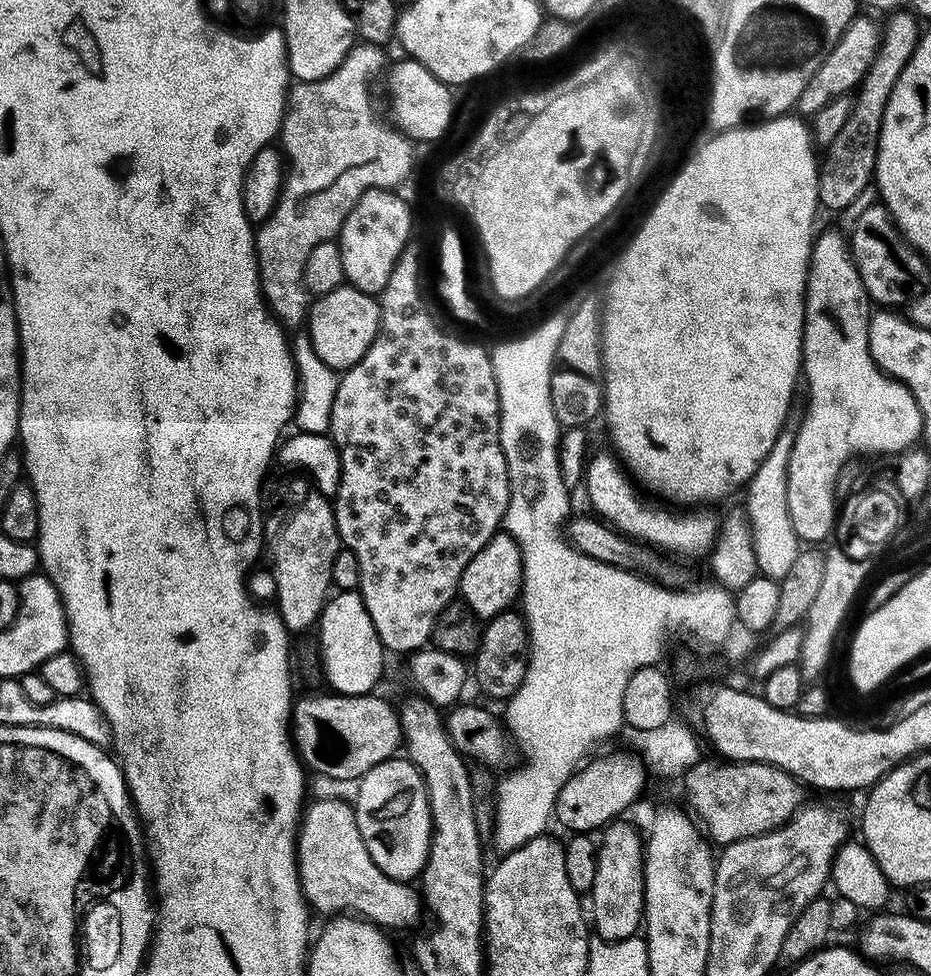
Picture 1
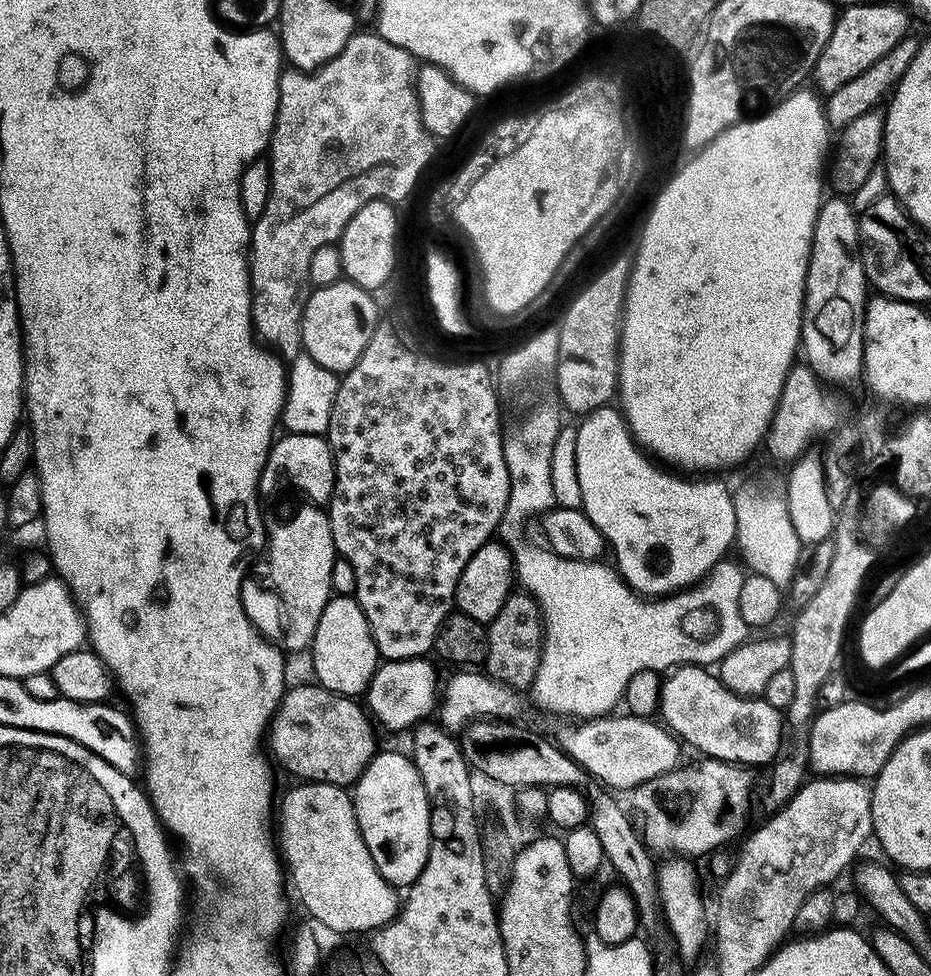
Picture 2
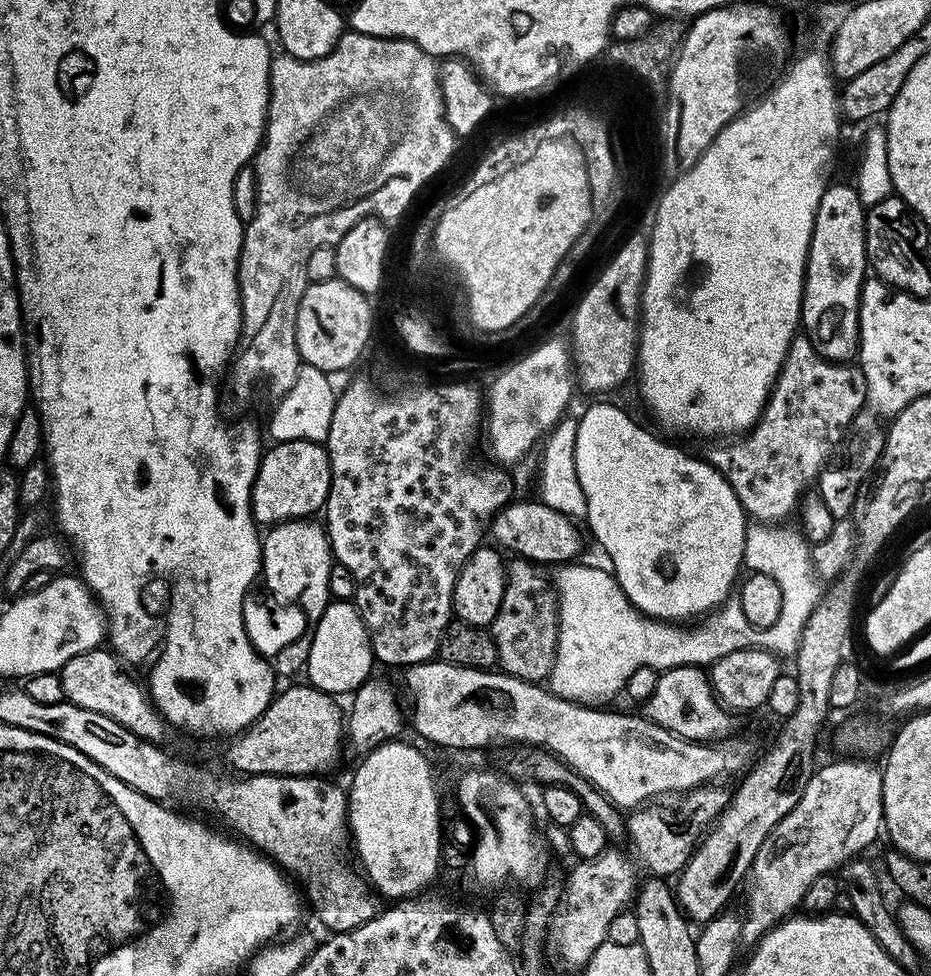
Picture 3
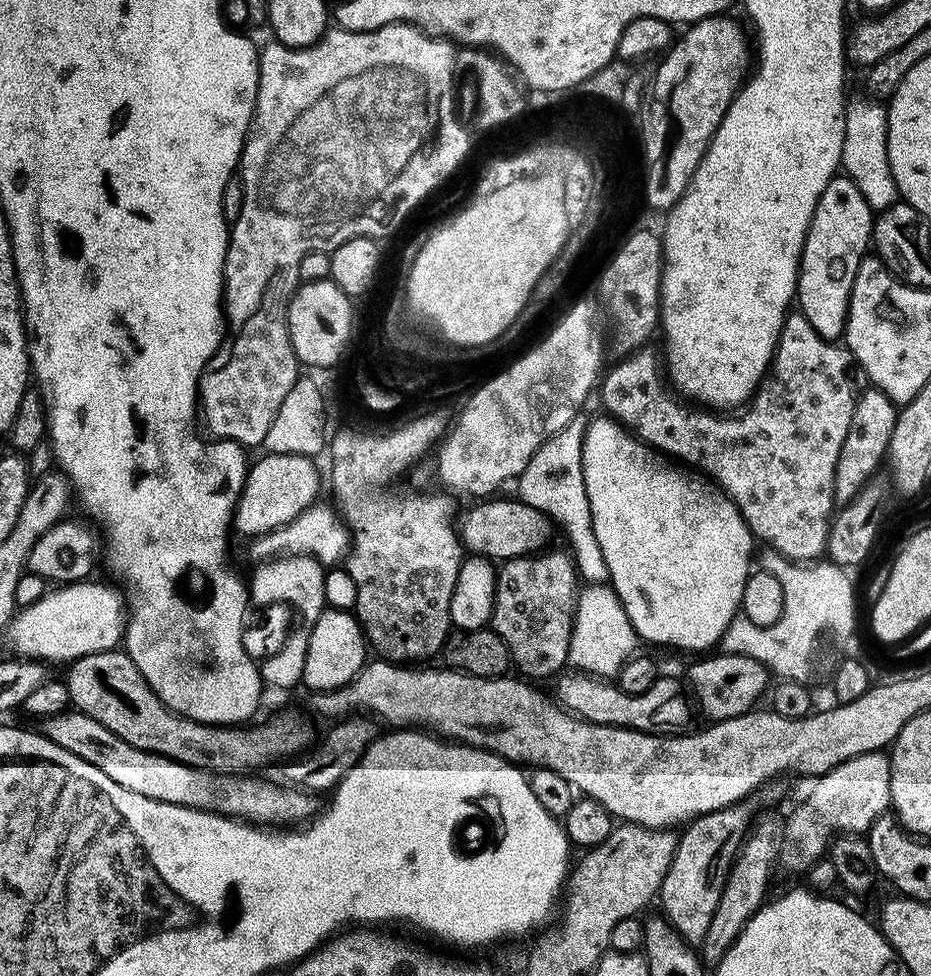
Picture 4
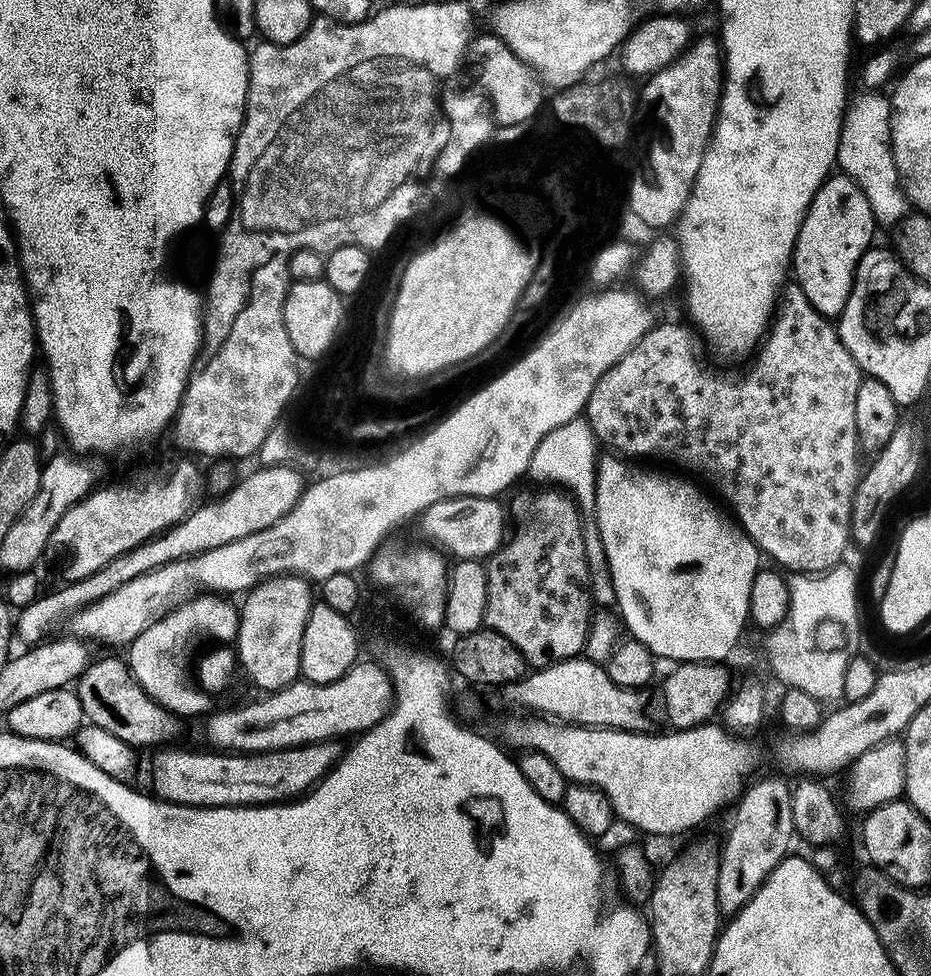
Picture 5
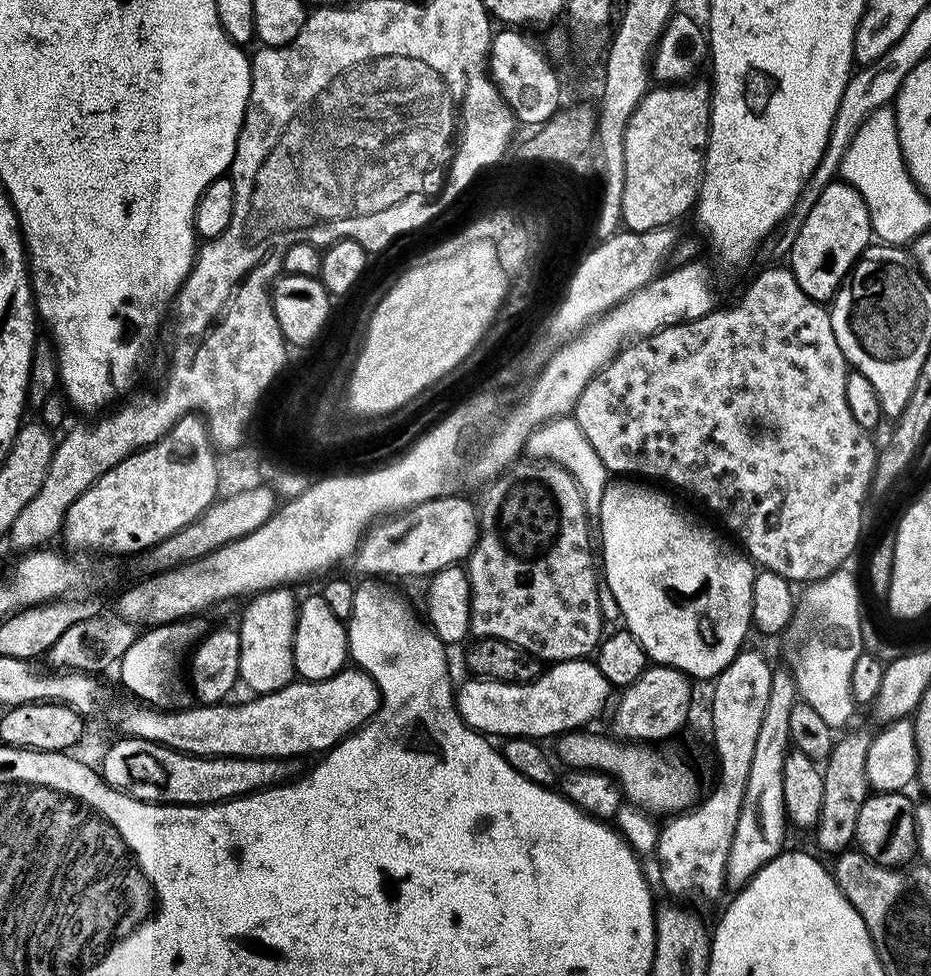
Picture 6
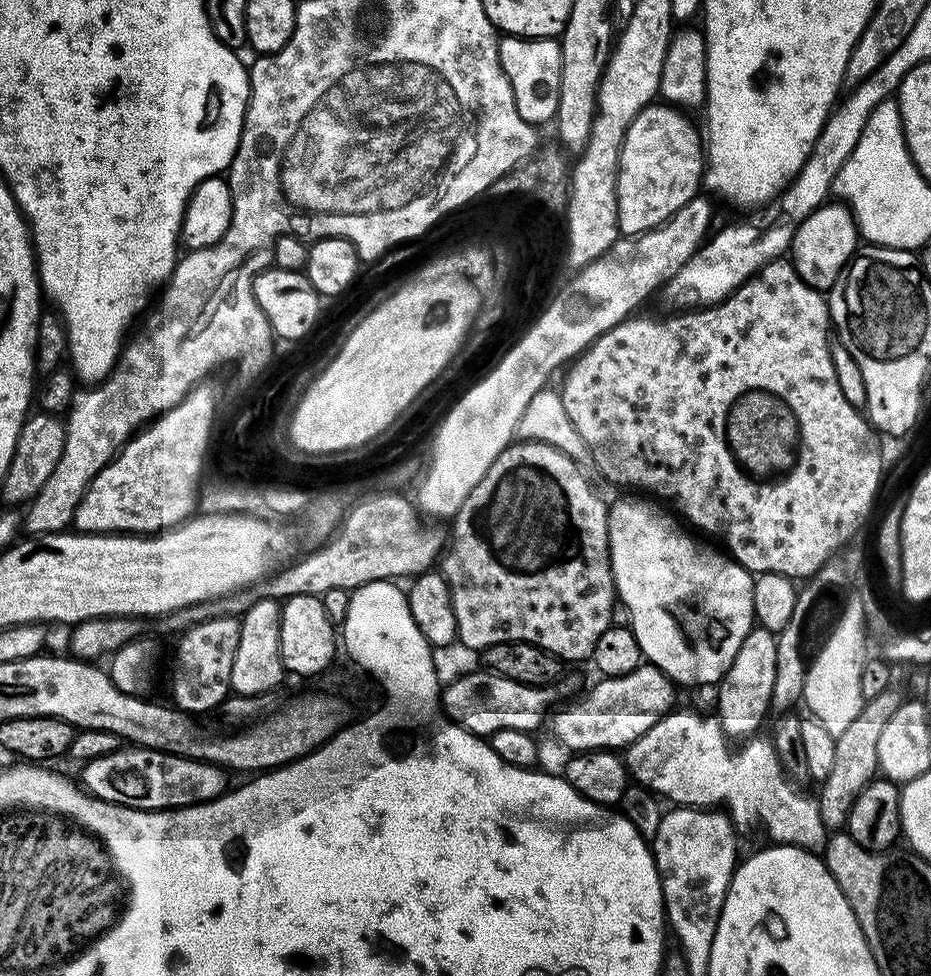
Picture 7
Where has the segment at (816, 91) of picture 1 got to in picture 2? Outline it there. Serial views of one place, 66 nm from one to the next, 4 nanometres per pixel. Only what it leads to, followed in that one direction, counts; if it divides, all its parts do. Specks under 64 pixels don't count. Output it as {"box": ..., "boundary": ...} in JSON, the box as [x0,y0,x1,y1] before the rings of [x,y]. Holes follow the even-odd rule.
{"box":[811,4,909,94],"boundary":[[[852,4],[845,12],[841,11],[836,17],[830,42],[826,42],[826,50],[818,54],[818,62],[812,69],[811,79],[816,80],[815,87],[824,94],[838,90],[846,86],[846,82],[858,78],[862,70],[874,66],[882,54],[890,54],[890,50],[909,35],[908,16],[909,9],[899,8],[896,4]]]}

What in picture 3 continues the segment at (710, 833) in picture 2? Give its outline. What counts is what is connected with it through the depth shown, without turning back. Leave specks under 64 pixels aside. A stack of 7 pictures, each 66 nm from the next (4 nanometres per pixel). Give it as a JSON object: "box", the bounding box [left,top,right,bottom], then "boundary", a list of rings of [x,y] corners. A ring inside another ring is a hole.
{"box":[626,783,730,878],"boundary":[[[719,783],[701,784],[679,797],[677,804],[659,812],[656,806],[641,806],[626,816],[626,840],[632,843],[632,852],[640,859],[642,867],[656,878],[672,878],[684,869],[700,837],[724,813],[730,799],[729,789],[719,788]]]}

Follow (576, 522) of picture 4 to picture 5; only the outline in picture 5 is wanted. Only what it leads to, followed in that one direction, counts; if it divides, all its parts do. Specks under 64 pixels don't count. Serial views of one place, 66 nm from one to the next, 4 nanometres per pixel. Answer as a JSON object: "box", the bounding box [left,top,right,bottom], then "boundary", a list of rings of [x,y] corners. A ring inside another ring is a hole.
{"box":[527,416,616,610],"boundary":[[[579,416],[568,423],[564,423],[550,434],[542,438],[542,442],[535,448],[534,454],[528,463],[527,475],[536,484],[555,486],[568,491],[577,502],[581,512],[583,526],[583,545],[586,549],[588,568],[588,582],[591,586],[593,603],[601,609],[608,610],[616,605],[613,576],[610,574],[609,562],[606,558],[605,547],[602,546],[601,532],[596,522],[596,466],[598,451],[595,446],[598,442],[593,434],[587,417]]]}

